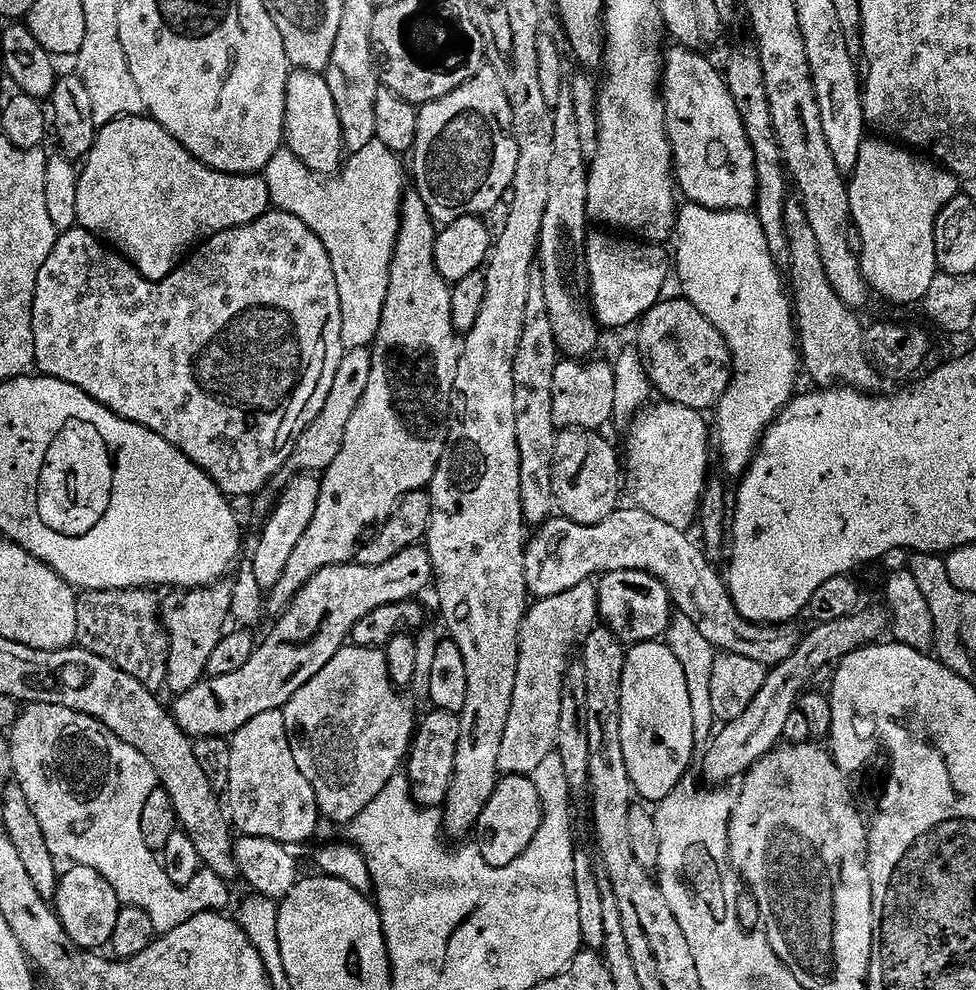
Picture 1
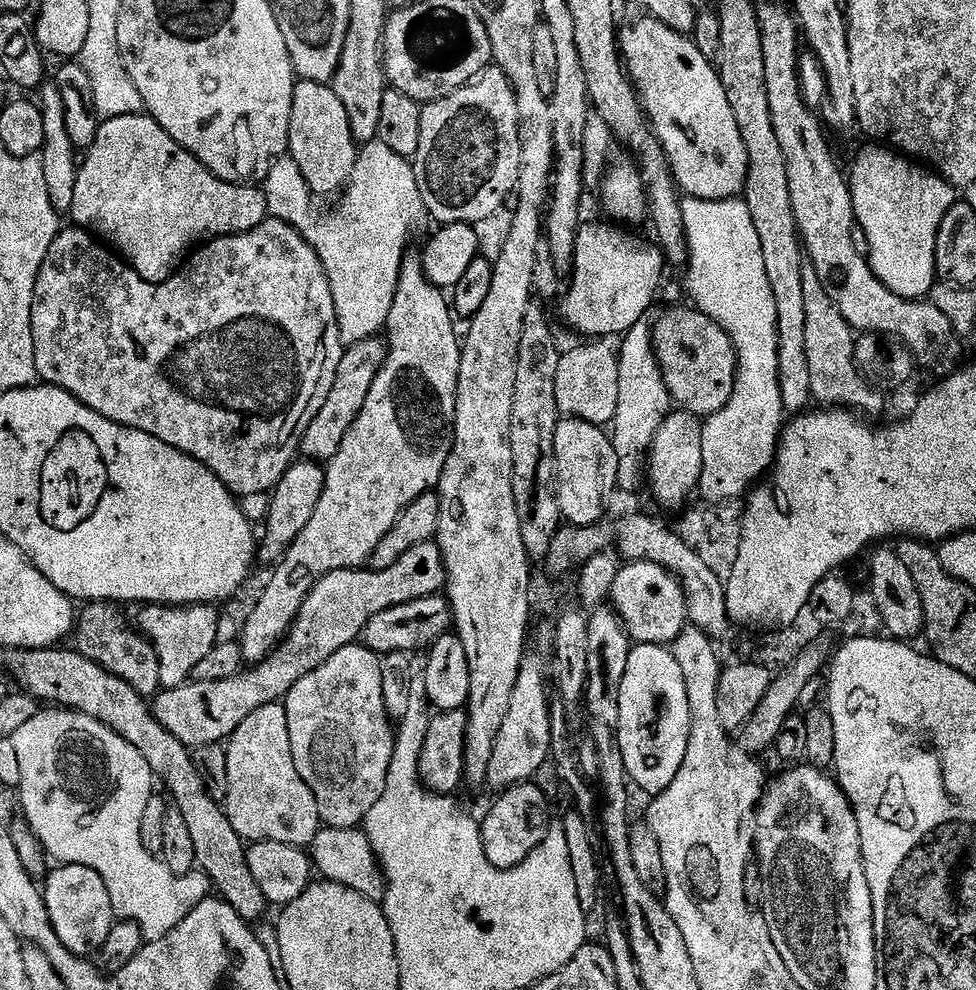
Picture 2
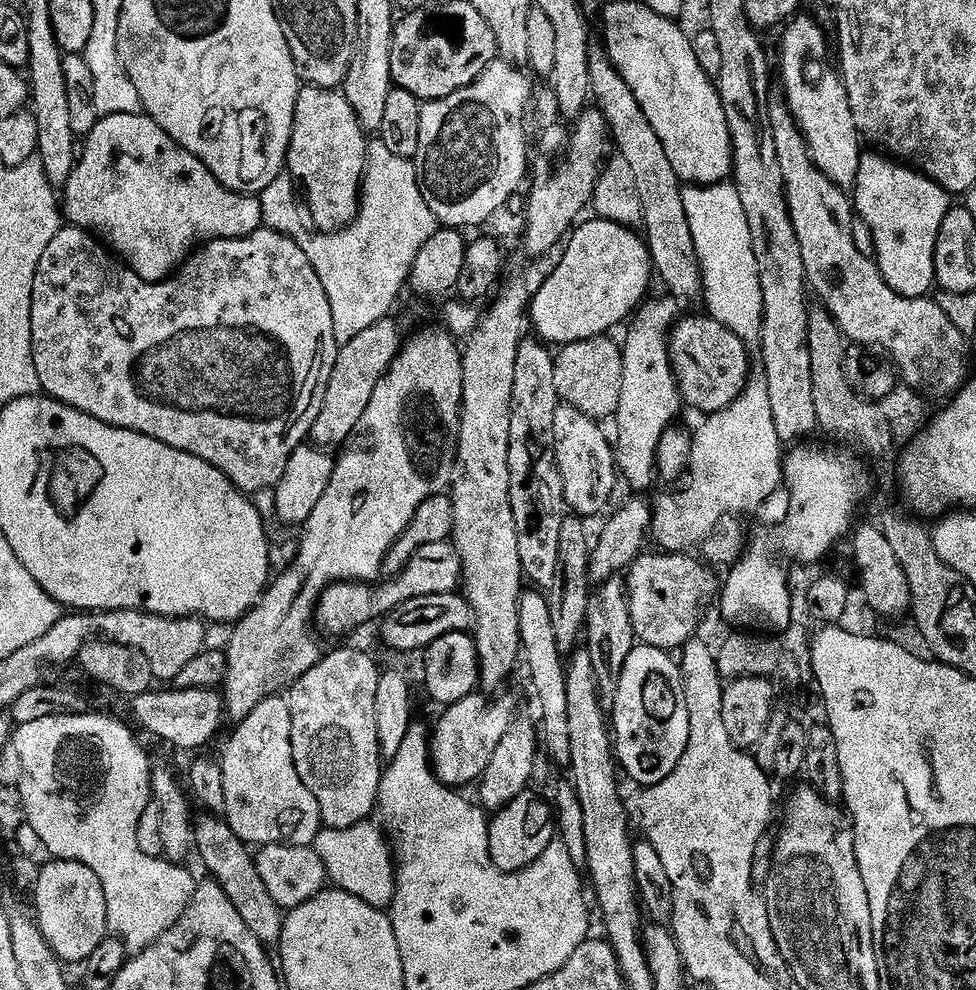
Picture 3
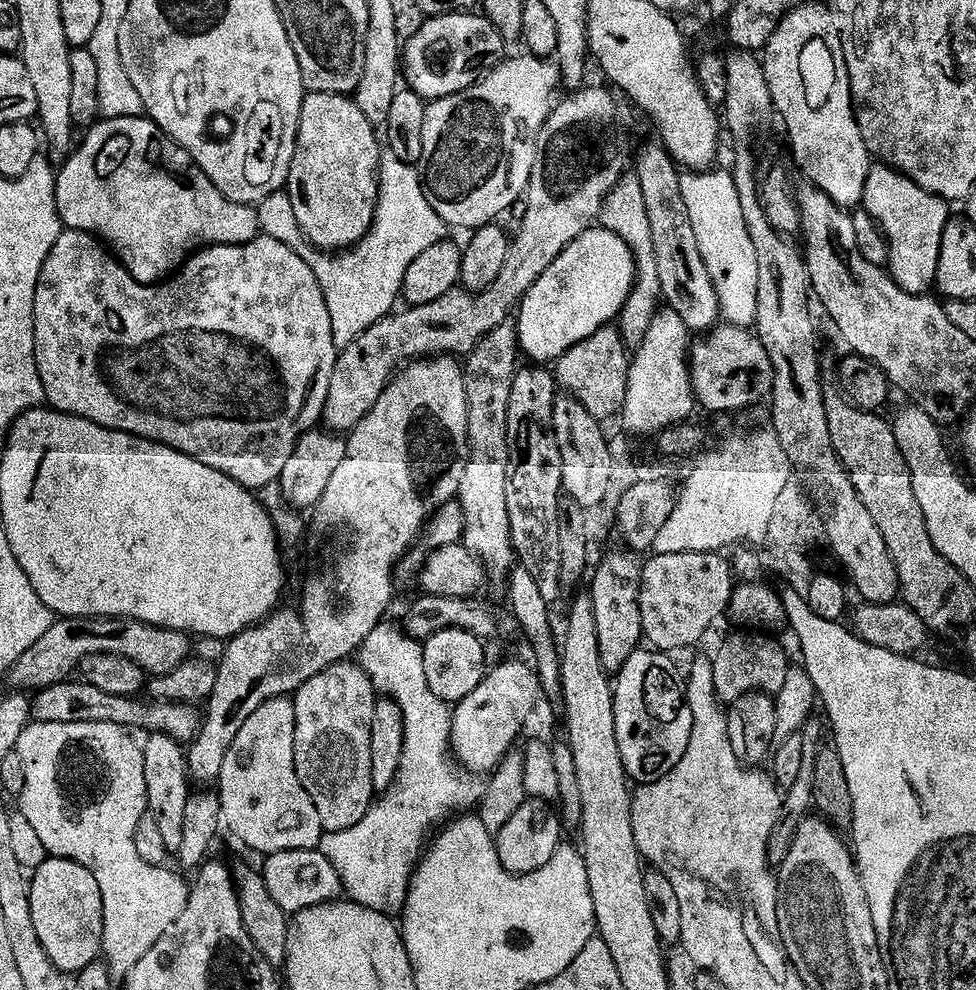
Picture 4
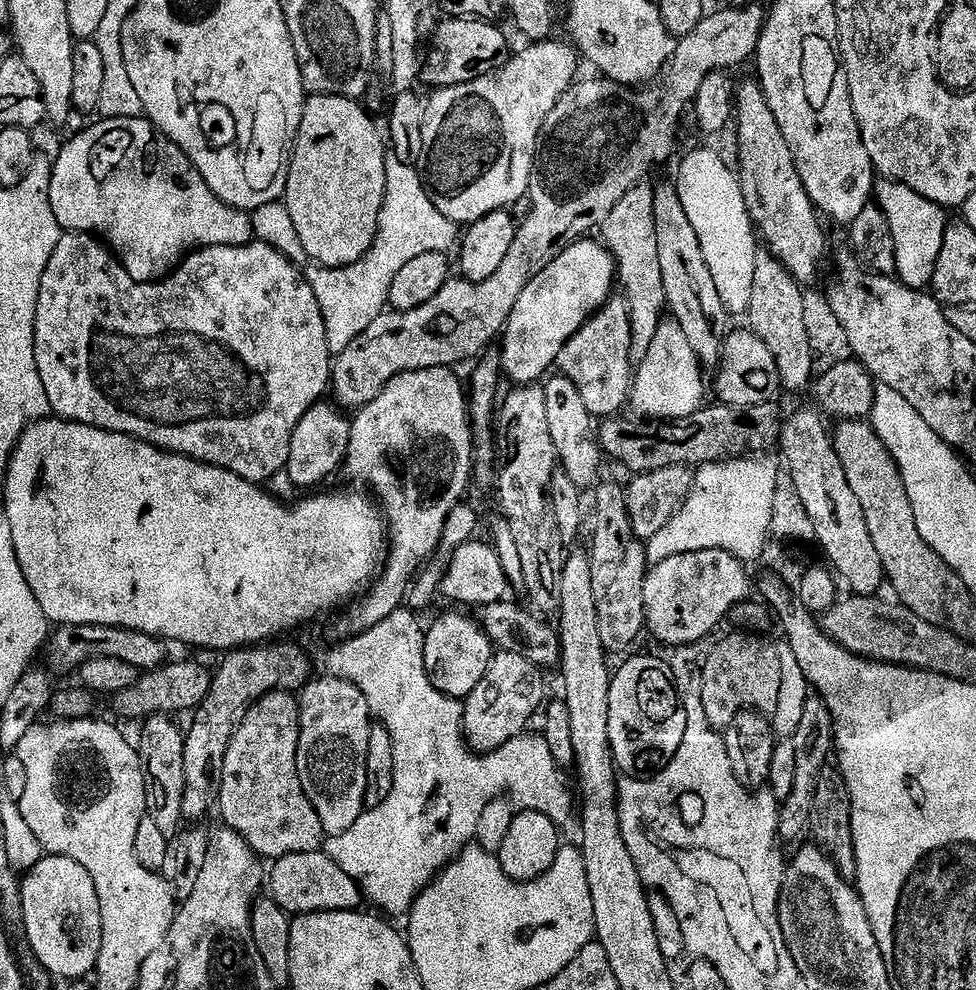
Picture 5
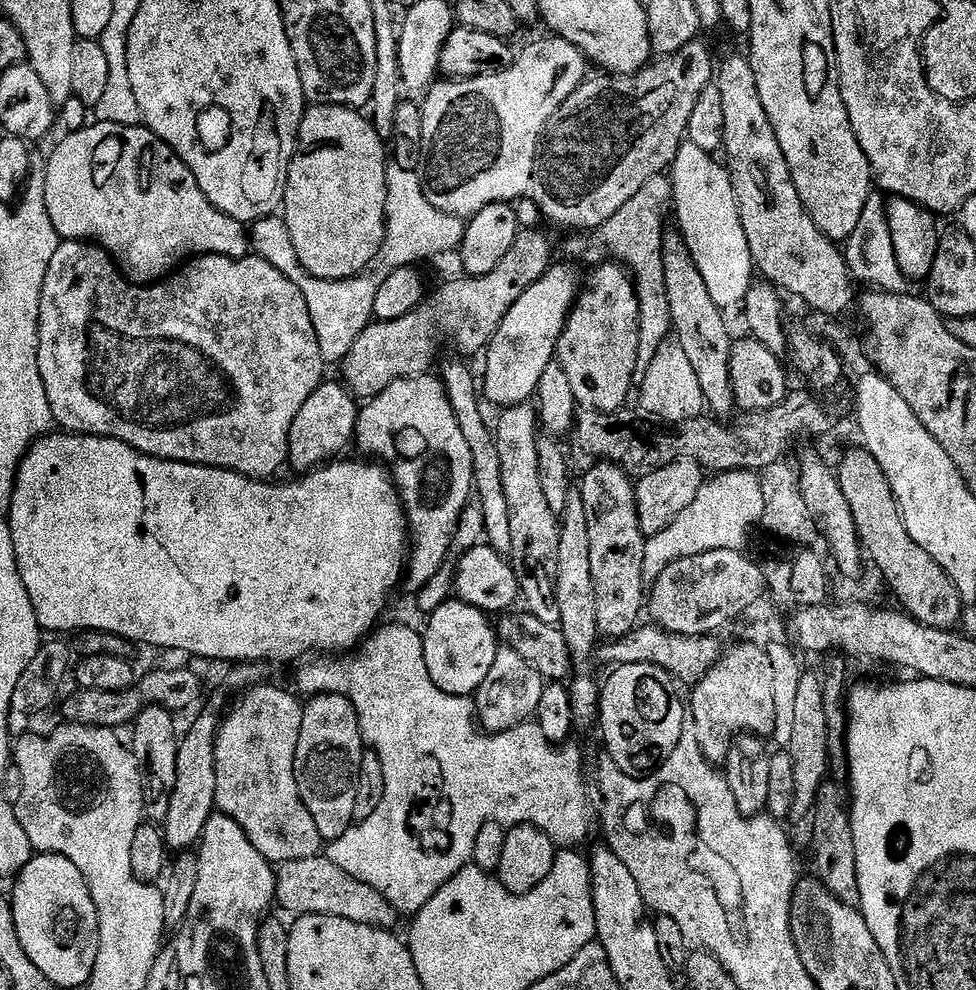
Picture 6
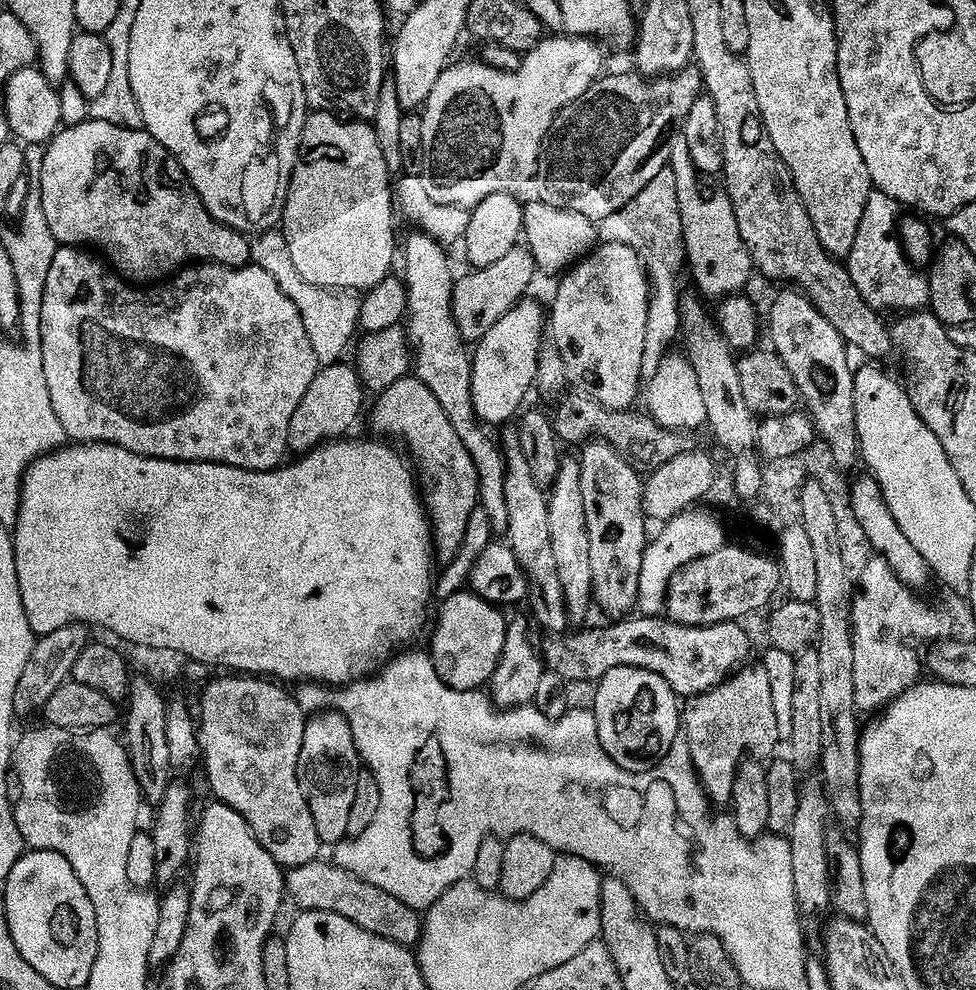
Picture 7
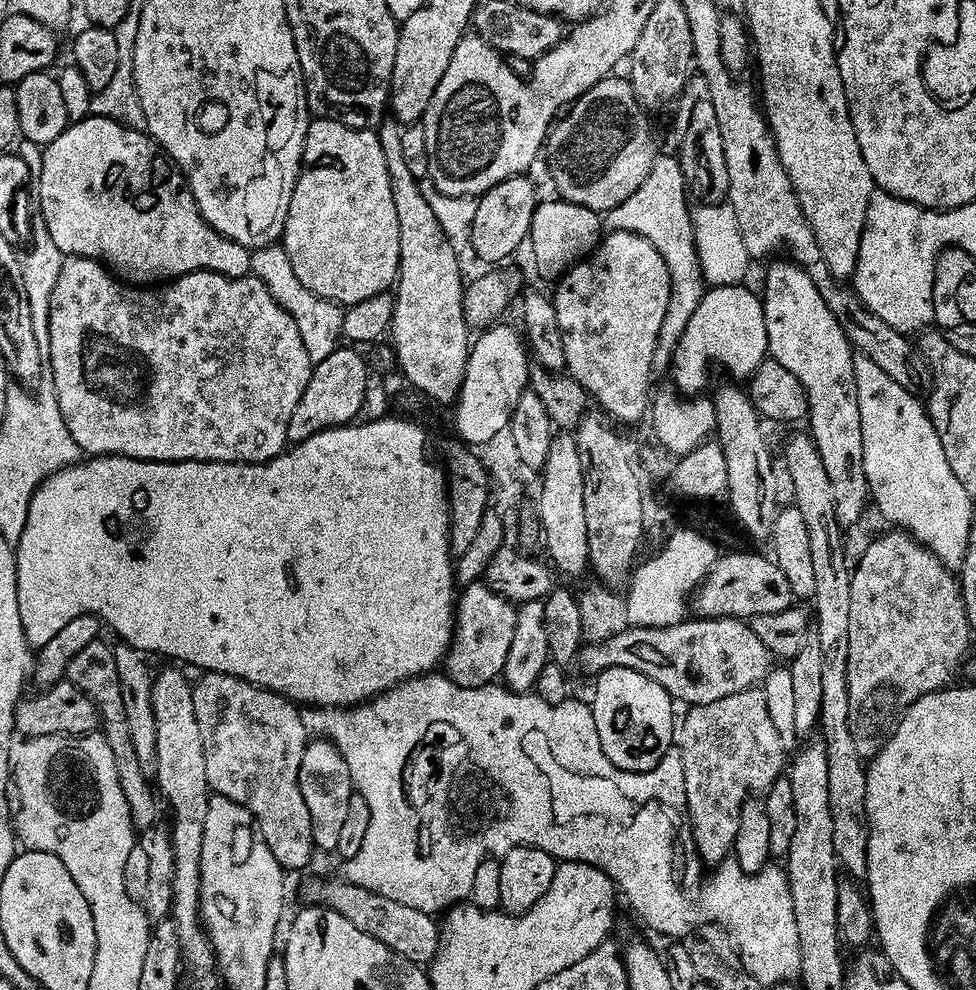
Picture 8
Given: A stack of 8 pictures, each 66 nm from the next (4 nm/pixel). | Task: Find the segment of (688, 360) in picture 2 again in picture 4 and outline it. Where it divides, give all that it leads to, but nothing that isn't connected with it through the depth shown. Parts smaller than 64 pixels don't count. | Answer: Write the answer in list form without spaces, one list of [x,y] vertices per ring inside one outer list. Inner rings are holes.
[[[724,322],[697,340],[690,348],[690,371],[692,394],[699,407],[701,404],[708,412],[740,412],[763,396],[771,397],[774,370],[755,331]]]

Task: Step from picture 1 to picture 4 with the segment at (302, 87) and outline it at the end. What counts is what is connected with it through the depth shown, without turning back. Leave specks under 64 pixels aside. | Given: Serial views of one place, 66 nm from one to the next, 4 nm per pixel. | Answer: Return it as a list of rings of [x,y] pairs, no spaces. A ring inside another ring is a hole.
[[[329,92],[305,95],[286,191],[298,226],[316,248],[331,253],[353,248],[372,228],[382,151],[376,132],[355,99]]]

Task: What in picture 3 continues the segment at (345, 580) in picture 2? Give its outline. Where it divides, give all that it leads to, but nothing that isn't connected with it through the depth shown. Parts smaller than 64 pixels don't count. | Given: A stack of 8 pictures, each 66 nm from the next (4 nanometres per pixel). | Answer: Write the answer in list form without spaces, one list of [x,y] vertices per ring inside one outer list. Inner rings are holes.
[[[448,540],[430,542],[430,546],[422,546],[422,550],[418,550],[418,554],[410,558],[402,574],[385,579],[383,582],[331,584],[320,595],[320,600],[316,604],[315,627],[328,636],[344,636],[347,632],[370,623],[371,620],[383,621],[384,617],[414,598],[456,592],[461,587],[463,575],[462,562],[458,558],[455,546]],[[176,688],[172,692],[159,692],[153,690],[146,694],[138,694],[127,701],[132,716],[152,736],[181,748],[184,752],[192,752],[195,748],[204,748],[220,732],[220,727],[226,724],[226,713],[224,711],[224,697],[219,691],[207,688],[206,690],[182,690]]]

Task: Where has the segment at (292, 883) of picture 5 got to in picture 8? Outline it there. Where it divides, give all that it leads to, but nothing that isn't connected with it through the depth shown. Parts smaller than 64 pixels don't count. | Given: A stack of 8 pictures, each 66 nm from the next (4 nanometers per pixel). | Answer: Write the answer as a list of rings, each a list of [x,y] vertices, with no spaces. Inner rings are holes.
[[[343,878],[312,880],[304,888],[304,896],[309,905],[329,908],[342,914],[342,918],[346,918],[346,922],[354,922],[354,926],[358,926],[362,934],[378,938],[378,942],[390,946],[394,954],[402,954],[402,958],[410,962],[428,966],[436,958],[442,928],[435,915],[413,910],[411,906],[402,906],[402,902],[394,902],[391,898],[382,898],[382,894],[374,894],[374,890],[354,886]]]

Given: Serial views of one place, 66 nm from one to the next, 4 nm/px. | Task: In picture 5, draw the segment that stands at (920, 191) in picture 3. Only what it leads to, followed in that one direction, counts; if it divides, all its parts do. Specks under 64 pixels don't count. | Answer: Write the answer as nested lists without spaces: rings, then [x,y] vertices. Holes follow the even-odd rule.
[[[881,179],[875,185],[874,200],[884,212],[893,234],[895,275],[907,288],[927,289],[934,278],[934,266],[938,266],[938,254],[942,251],[942,234],[949,221],[945,209],[930,202],[930,198],[922,198],[922,194],[910,190],[910,186],[900,184],[897,180]]]

